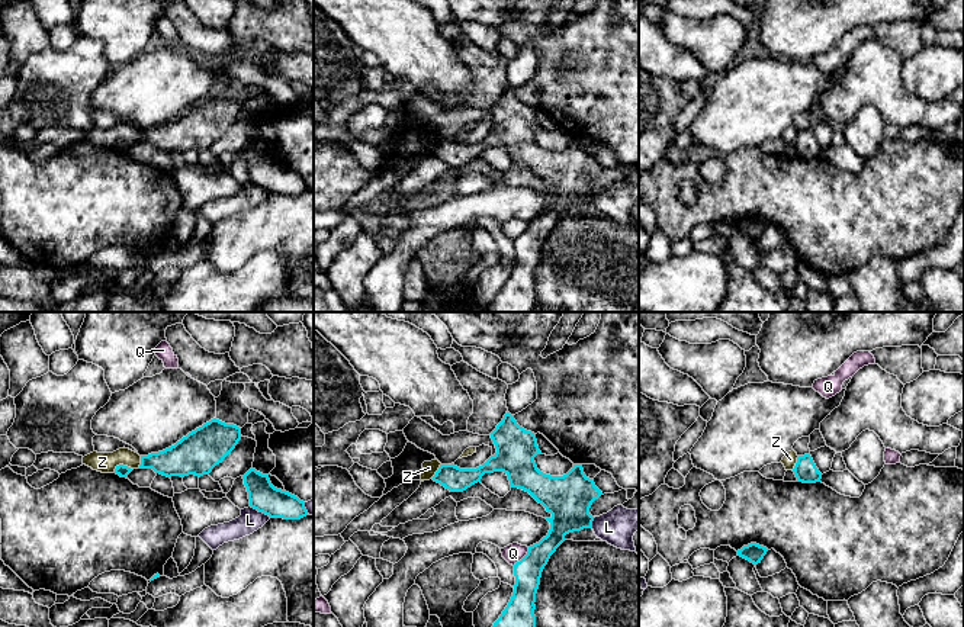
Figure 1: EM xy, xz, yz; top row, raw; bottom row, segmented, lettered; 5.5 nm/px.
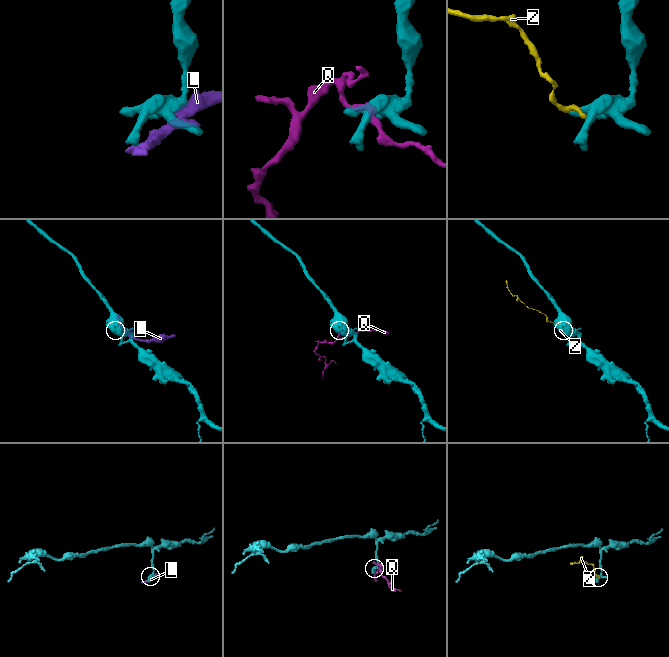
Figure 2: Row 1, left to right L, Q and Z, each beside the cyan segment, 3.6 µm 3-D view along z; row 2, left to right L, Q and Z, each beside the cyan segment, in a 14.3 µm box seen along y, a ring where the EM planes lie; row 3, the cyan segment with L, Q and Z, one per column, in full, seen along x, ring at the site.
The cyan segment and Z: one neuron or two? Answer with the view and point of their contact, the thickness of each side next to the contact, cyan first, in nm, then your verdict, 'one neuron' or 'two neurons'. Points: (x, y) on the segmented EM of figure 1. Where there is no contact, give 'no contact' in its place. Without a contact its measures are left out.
meets cyan in xy at (122, 465); 70 nm thick on the cyan side, 110 nm on the other; two neurons

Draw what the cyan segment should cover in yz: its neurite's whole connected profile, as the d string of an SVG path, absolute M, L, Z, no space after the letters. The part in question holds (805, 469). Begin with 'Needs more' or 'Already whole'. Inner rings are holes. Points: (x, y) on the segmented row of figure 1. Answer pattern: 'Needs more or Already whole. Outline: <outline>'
Already whole. Outline: M810 454L798 456L793 472L797 478L797 482L816 483L822 479L822 473L816 467Z

